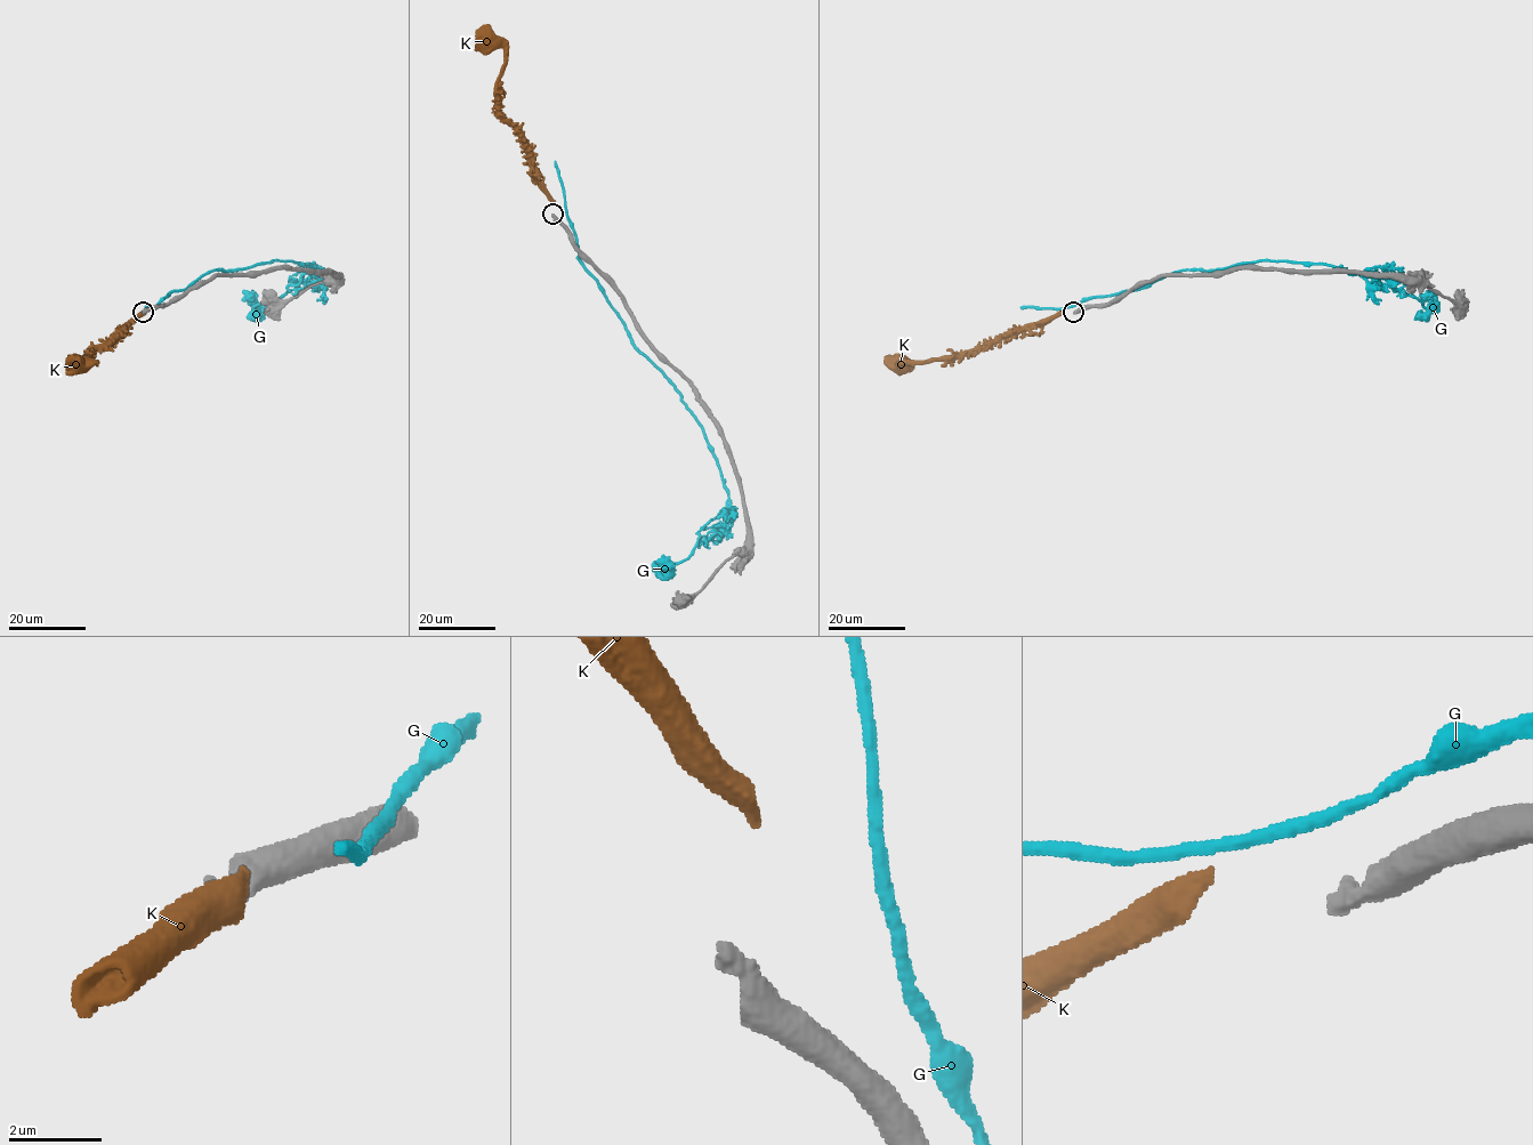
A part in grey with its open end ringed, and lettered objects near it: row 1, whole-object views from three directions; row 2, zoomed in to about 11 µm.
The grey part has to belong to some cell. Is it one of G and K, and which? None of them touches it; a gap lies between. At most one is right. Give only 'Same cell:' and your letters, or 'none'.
Same cell: K

